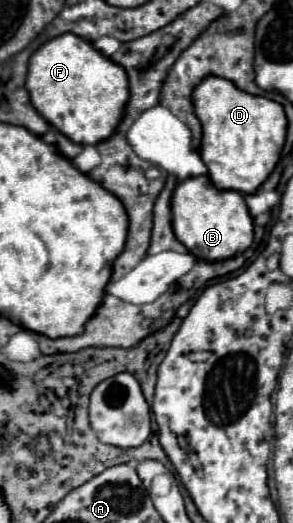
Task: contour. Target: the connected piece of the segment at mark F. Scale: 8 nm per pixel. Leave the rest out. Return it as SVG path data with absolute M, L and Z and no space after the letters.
M61 34L49 40L31 56L27 90L31 104L51 126L69 140L91 146L113 134L129 98L129 82L123 66L111 62L91 42L75 34Z

